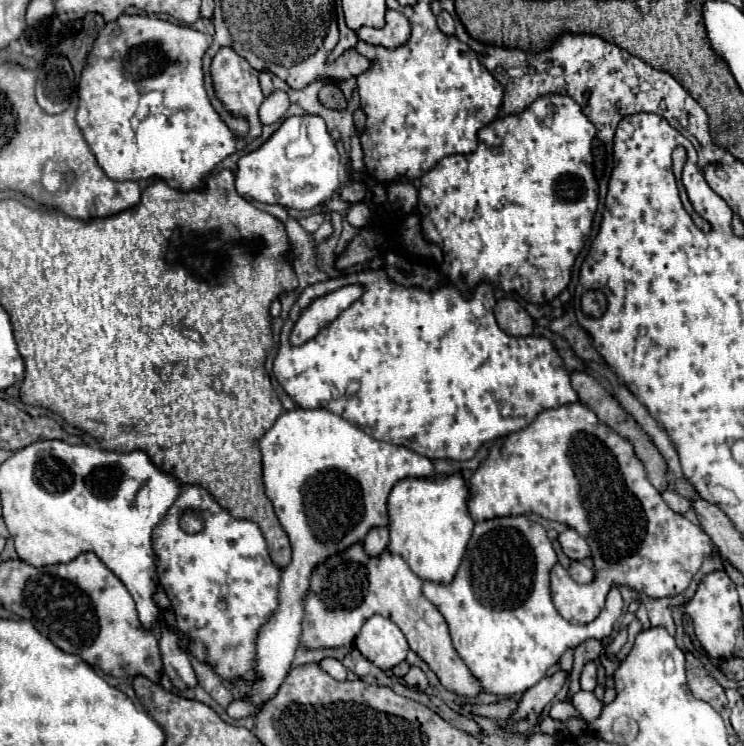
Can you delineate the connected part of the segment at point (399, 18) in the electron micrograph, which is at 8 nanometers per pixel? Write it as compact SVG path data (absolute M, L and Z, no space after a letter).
M386 11L386 25L382 29L362 27L358 31L358 37L372 45L396 49L396 47L402 47L402 43L408 43L410 33L412 33L410 21L400 11Z

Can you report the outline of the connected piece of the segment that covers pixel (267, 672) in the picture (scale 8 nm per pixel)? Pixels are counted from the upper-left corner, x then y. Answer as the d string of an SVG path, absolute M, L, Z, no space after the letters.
M298 407L284 411L260 439L260 451L266 495L290 537L292 561L282 573L278 613L268 619L256 639L256 673L260 681L252 683L250 703L234 701L228 705L226 713L232 719L252 715L254 705L274 697L286 679L298 649L300 621L304 617L302 597L308 589L312 569L330 555L362 541L368 529L390 523L386 501L394 483L404 477L434 477L434 467L428 457L408 447L376 441L344 417L326 409Z

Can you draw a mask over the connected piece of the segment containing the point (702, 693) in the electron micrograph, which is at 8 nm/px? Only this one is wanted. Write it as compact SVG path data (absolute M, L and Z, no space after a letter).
M686 653L686 675L688 675L688 687L696 699L710 703L716 711L724 709L728 701L722 685L704 669L700 659L696 659L692 653Z

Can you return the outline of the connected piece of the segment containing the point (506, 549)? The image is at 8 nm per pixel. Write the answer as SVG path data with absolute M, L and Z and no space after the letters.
M494 517L476 523L472 539L468 543L466 555L448 585L434 581L424 581L424 595L430 603L438 607L448 623L452 645L470 669L470 673L480 681L482 691L514 697L544 679L546 671L560 661L566 649L576 649L586 639L608 639L614 631L614 623L622 613L622 595L614 587L608 593L606 607L588 625L570 625L556 613L550 599L550 569L556 565L556 553L546 537L546 529L540 523L520 517Z

